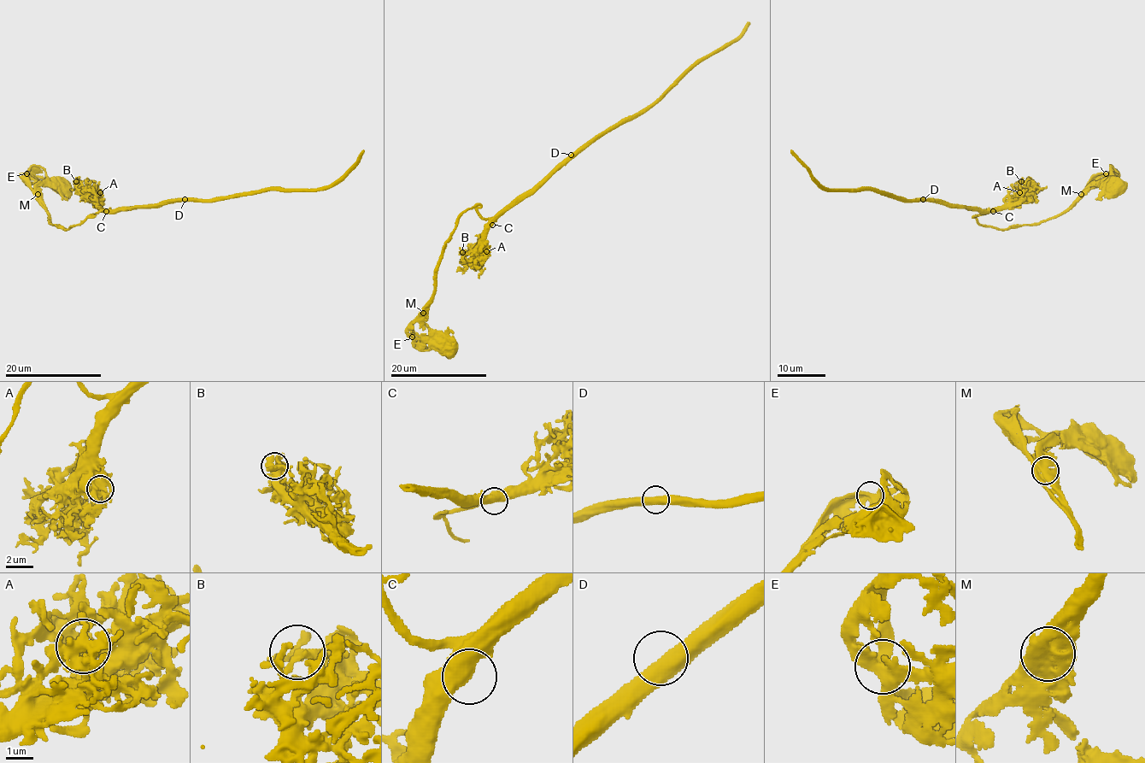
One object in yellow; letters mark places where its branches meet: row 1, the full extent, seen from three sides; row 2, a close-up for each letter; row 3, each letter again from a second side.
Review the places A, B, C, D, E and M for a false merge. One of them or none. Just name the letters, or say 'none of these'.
none of these

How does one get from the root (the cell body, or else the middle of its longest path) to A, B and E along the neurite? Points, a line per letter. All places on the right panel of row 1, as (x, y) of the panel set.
A: (1115, 188), (1091, 184), (1065, 210), (1038, 223), (1007, 229), (978, 223), (976, 216), (1004, 208), (1019, 192)
B: (1115, 188), (1091, 184), (1065, 210), (1038, 223), (1007, 229), (980, 225), (976, 216), (998, 210), (1021, 181)
E: (1115, 188), (1106, 173)

